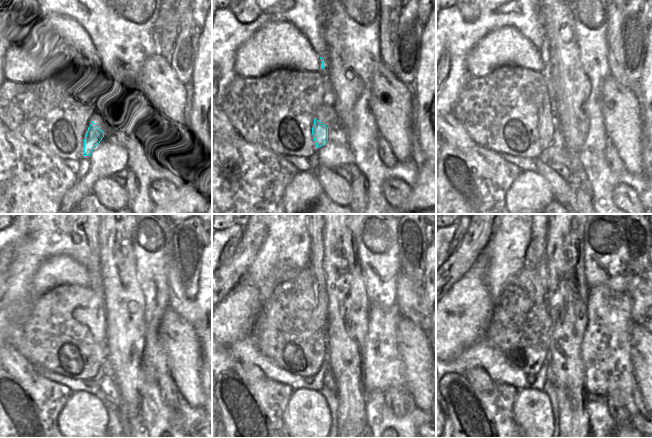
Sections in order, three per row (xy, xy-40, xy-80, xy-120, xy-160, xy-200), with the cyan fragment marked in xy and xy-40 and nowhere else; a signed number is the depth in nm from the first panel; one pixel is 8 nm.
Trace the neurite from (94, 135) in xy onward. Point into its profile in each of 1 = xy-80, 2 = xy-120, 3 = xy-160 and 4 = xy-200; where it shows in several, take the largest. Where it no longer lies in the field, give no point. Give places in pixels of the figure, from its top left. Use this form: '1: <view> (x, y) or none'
1: xy-80 (547, 117)
2: xy-120 (97, 321)
3: xy-160 (316, 317)
4: xy-200 (539, 318)

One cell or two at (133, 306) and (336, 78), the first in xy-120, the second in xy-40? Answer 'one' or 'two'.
one

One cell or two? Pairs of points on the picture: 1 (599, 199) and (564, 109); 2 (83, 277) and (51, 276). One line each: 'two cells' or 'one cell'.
1: two cells
2: one cell

